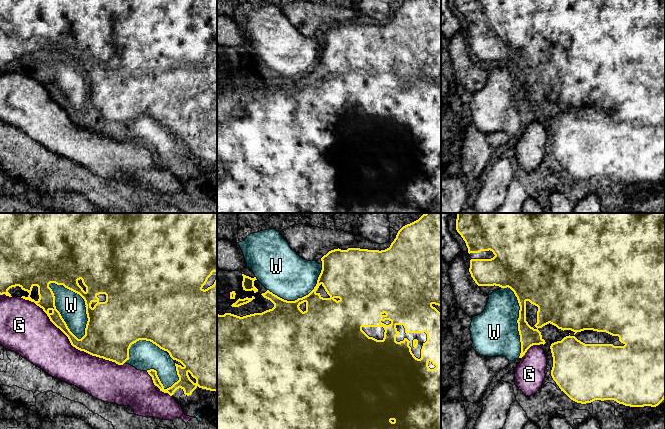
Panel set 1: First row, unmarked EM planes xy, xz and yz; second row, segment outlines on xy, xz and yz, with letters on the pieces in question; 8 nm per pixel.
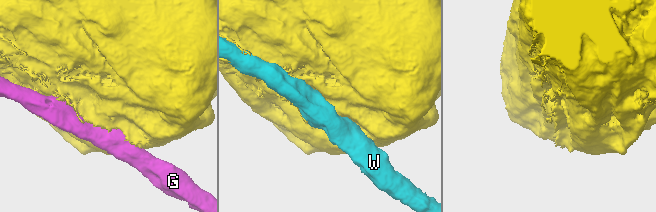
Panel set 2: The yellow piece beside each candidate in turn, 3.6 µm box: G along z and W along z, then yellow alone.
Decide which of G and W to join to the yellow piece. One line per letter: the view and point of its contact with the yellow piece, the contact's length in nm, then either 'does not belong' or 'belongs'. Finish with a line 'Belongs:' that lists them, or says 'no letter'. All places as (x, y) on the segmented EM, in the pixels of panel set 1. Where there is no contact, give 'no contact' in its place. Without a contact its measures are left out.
G: contact xy (70, 342); length 1000 nm; does not belong
W: contact xy (58, 311); length 500 nm; does not belong
Belongs: no letter

